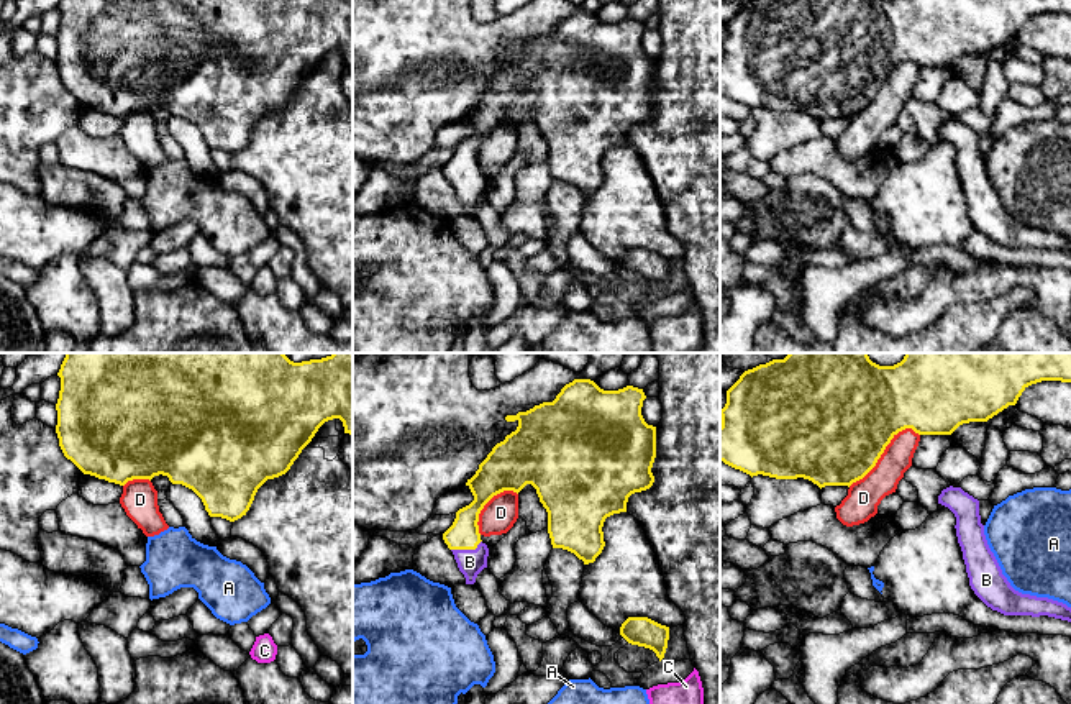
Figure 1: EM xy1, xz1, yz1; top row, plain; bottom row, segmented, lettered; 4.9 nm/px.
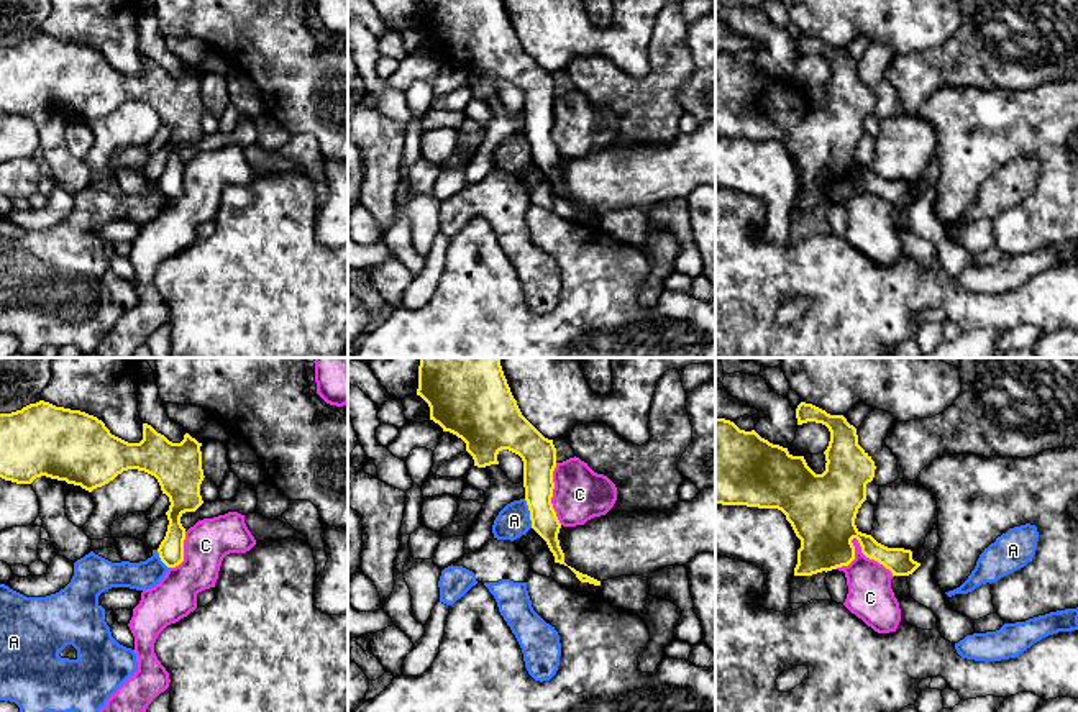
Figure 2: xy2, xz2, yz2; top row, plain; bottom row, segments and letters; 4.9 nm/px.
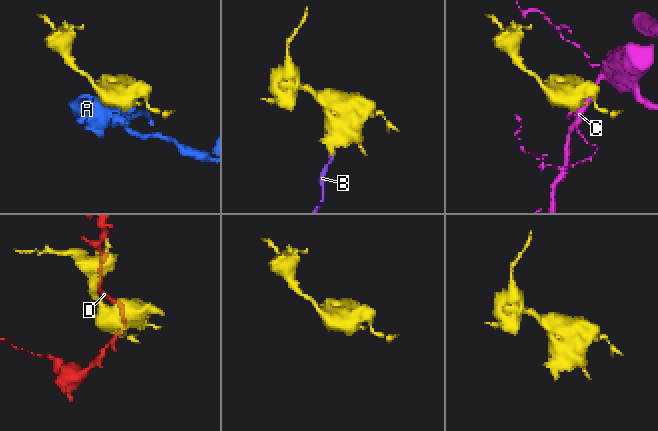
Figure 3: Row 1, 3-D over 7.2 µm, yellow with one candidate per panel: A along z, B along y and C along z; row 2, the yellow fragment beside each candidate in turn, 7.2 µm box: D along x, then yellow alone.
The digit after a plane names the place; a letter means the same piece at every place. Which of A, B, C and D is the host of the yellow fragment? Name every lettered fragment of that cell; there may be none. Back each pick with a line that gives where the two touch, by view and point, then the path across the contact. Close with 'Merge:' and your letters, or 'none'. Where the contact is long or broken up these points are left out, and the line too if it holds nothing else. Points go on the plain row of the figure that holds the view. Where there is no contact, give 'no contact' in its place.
B: xz1 (466, 181) | across xz1 (463, 166), (466, 181), (469, 194)
Merge: B

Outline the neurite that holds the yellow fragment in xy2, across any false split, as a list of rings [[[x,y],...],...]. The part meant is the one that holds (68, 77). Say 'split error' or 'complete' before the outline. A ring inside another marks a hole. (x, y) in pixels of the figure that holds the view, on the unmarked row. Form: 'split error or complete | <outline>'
complete | [[[44,33],[11,46],[0,46],[0,110],[5,113],[31,116],[36,110],[46,108],[92,125],[128,102],[154,108],[171,135],[166,144],[167,164],[158,180],[159,190],[167,200],[176,200],[184,194],[185,161],[180,149],[185,144],[195,144],[203,136],[200,116],[205,108],[200,79],[202,75],[189,66],[180,75],[172,75],[148,56],[143,56],[143,72],[128,75],[112,67],[97,49]]]

